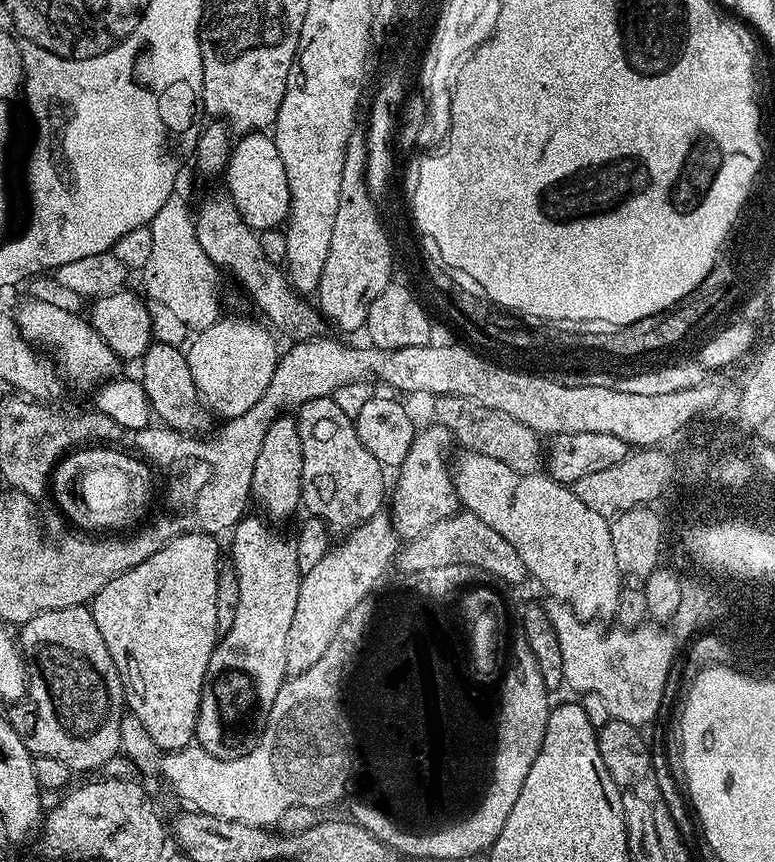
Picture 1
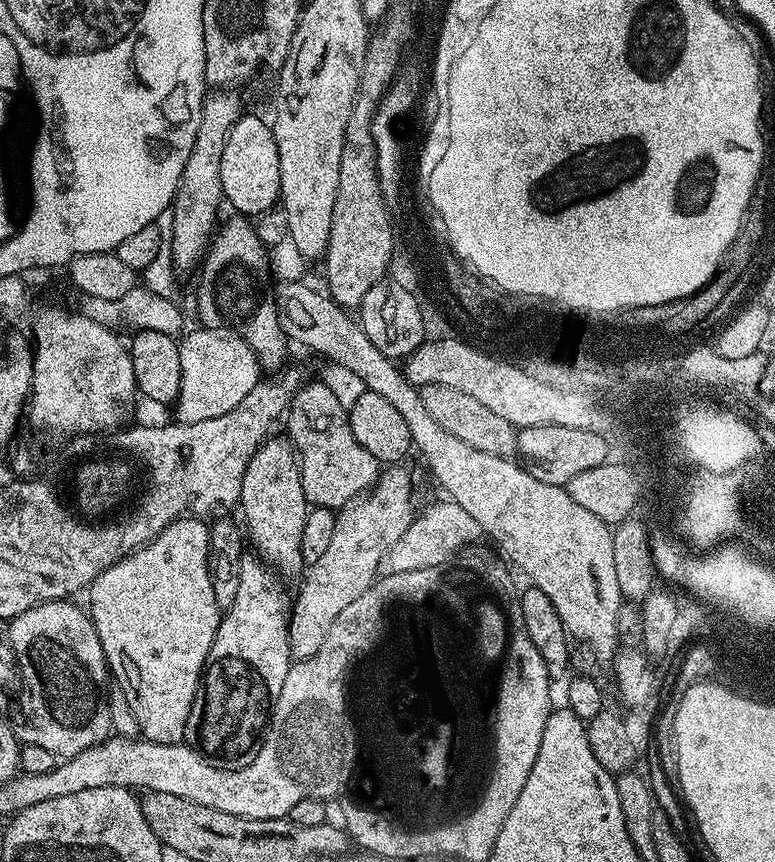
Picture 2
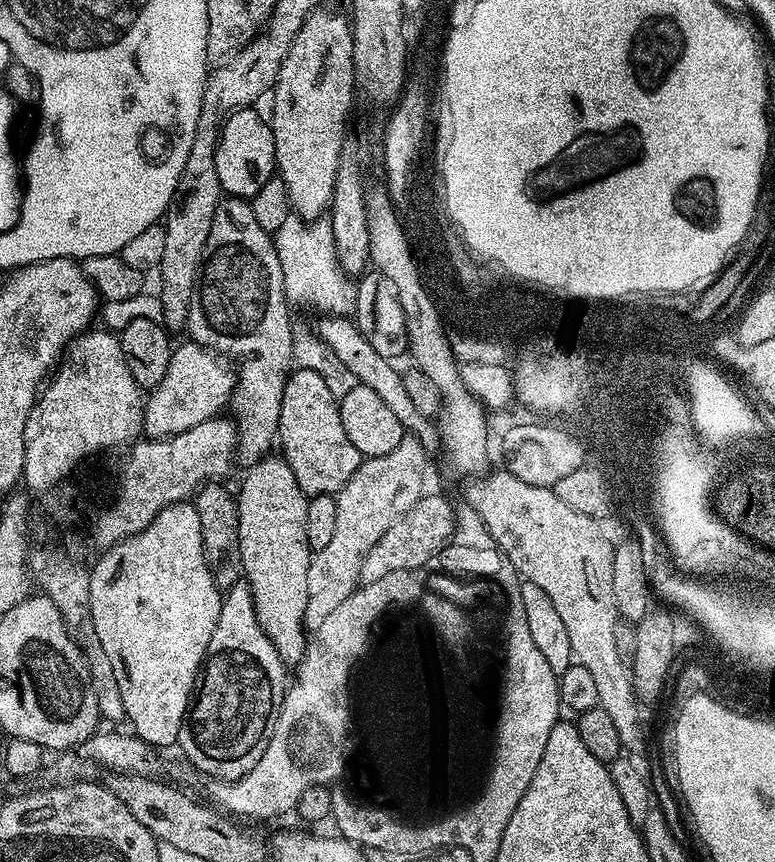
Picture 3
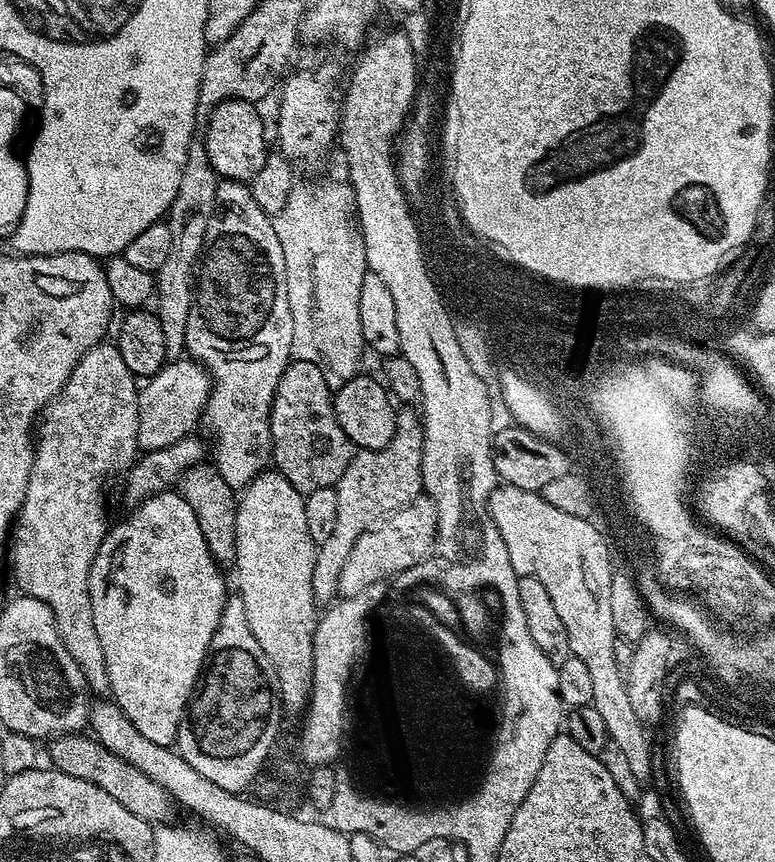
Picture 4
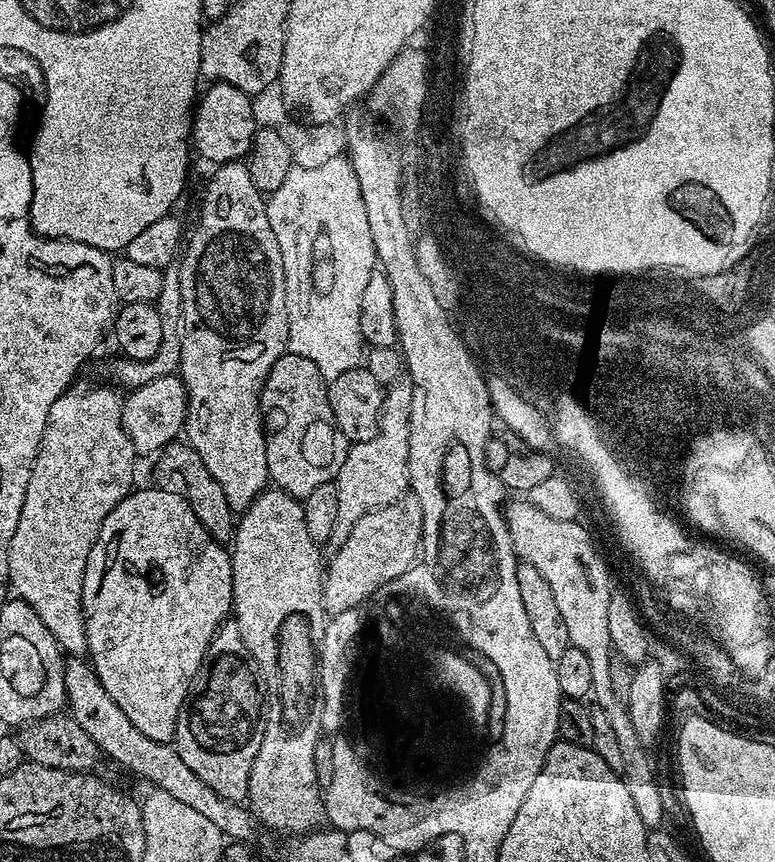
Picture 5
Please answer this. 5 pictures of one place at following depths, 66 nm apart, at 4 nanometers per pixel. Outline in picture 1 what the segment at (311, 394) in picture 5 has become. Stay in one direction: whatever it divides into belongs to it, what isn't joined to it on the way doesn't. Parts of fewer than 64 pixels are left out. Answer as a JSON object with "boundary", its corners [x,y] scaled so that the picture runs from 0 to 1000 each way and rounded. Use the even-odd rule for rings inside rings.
{"boundary":[[[427,459],[395,464],[381,479],[385,508],[390,508],[387,579],[396,597],[409,599],[430,619],[448,619],[486,597],[498,585],[494,538],[467,517],[455,484],[441,480]]]}

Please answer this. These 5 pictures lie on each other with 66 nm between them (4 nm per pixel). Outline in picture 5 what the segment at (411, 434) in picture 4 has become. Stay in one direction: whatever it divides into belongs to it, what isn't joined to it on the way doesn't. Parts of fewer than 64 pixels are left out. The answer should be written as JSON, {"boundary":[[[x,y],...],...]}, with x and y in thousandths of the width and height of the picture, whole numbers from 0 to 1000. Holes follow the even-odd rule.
{"boundary":[[[517,439],[499,447],[485,506],[450,519],[446,536],[441,536],[441,545],[436,545],[431,558],[436,568],[436,606],[431,606],[431,619],[426,628],[430,637],[446,629],[462,601],[516,579],[528,570],[529,471],[533,466],[530,440]]]}

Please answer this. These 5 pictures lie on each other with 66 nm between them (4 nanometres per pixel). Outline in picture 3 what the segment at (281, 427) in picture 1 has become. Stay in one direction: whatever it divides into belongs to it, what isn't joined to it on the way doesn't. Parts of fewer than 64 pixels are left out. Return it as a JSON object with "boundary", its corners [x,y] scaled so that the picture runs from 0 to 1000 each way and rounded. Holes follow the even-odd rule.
{"boundary":[[[347,527],[339,534],[319,544],[310,571],[305,575],[307,592],[307,633],[312,633],[312,665],[320,682],[325,686],[325,697],[333,722],[348,740],[354,754],[366,765],[368,771],[386,771],[397,753],[399,739],[395,737],[392,713],[395,712],[395,665],[400,662],[403,637],[395,629],[395,587],[399,577],[394,575],[385,555],[366,535],[365,528]],[[361,738],[372,738],[372,747]]]}

